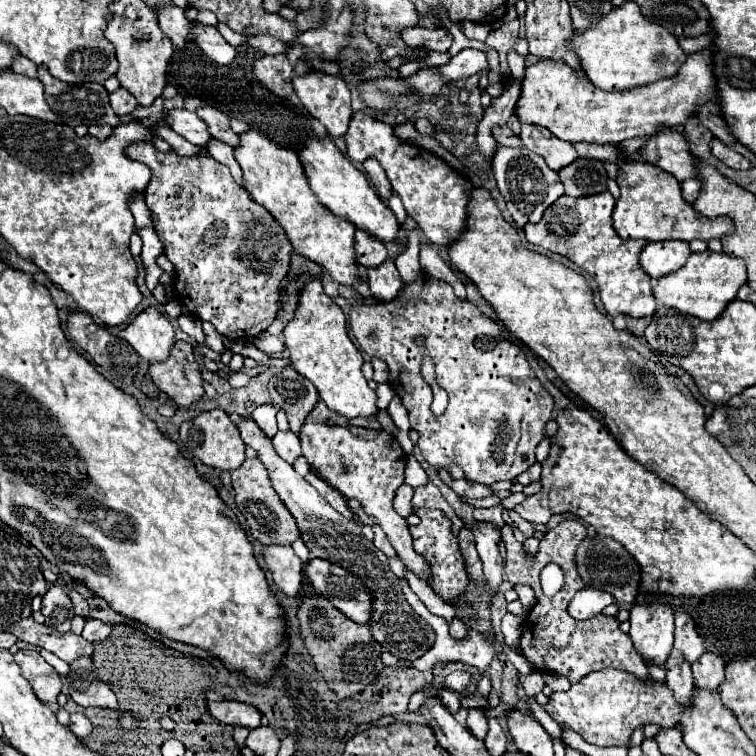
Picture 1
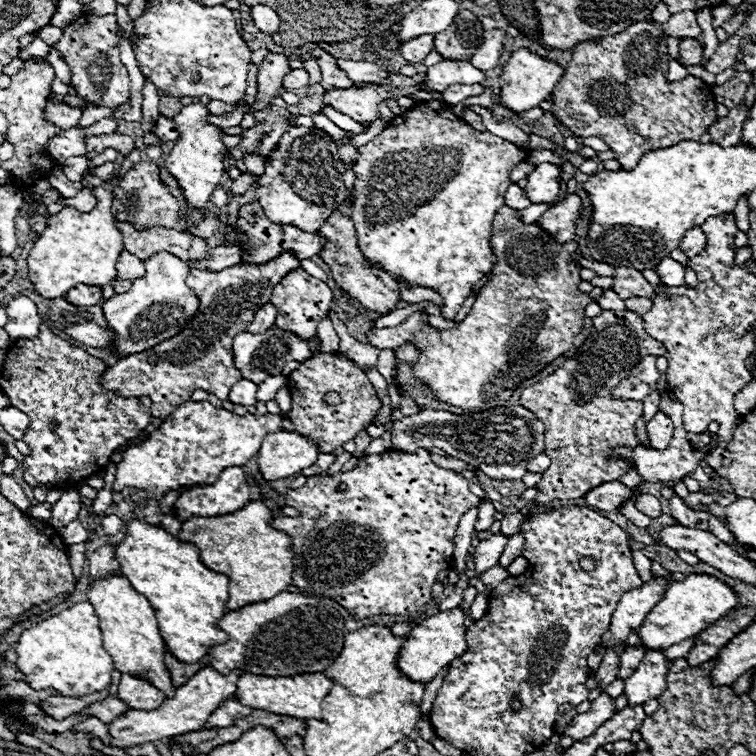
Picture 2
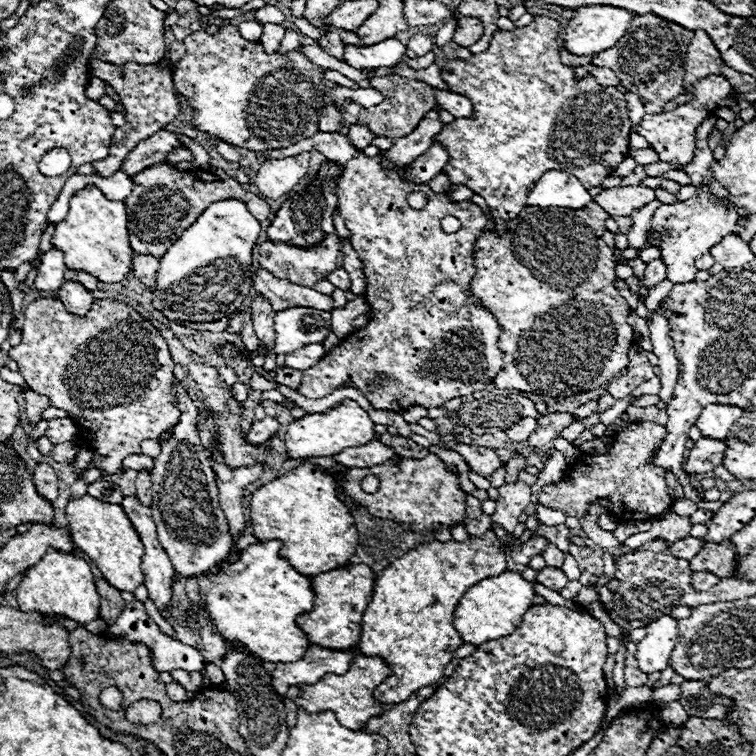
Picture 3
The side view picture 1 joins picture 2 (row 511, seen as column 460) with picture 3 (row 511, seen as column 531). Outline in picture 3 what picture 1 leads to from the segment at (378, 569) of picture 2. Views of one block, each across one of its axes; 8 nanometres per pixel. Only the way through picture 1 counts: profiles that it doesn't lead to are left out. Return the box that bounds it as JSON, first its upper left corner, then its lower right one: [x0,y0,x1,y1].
[340,454,466,534]

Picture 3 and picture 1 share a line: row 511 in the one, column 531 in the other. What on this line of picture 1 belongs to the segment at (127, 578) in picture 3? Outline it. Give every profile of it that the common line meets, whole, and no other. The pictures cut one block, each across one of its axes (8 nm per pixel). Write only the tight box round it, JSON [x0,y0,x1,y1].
[516,48,718,144]

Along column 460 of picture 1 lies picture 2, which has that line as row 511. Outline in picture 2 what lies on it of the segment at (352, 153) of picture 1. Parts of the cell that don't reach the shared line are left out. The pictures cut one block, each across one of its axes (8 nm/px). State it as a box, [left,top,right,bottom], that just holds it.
[176,466,250,522]

